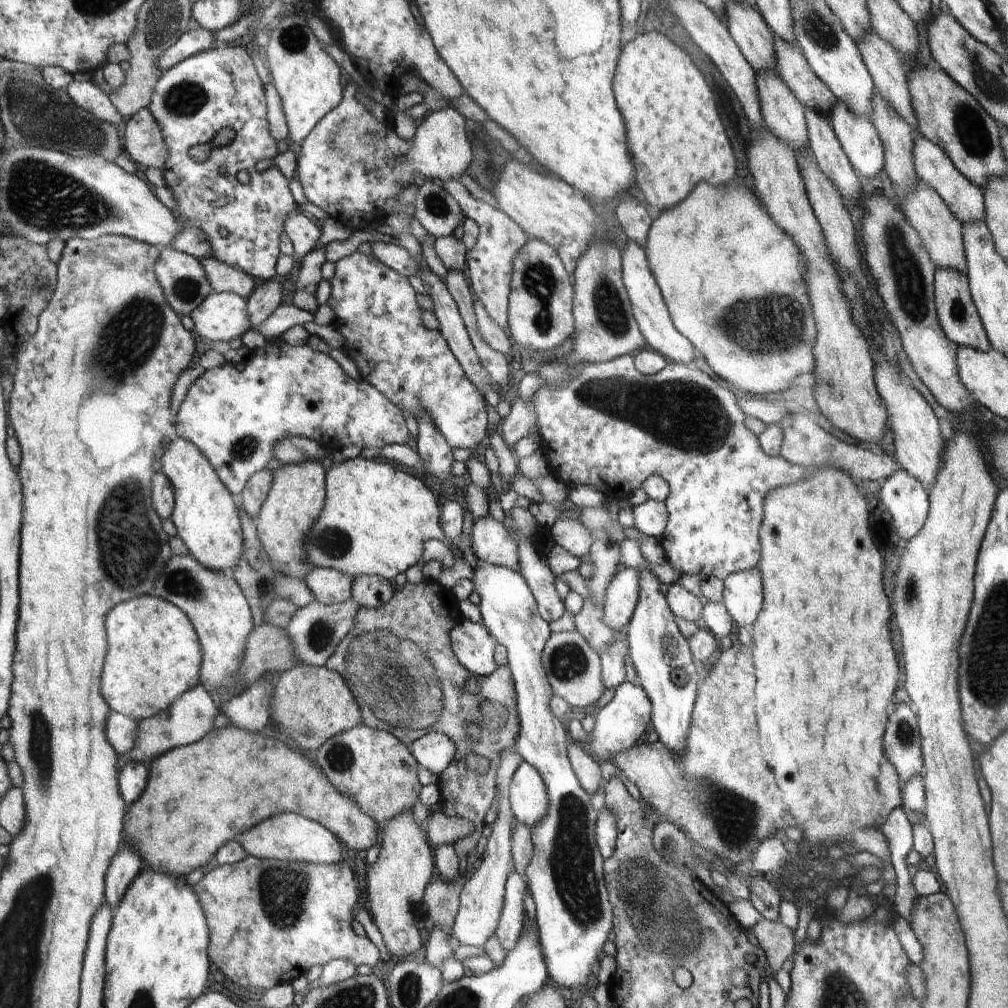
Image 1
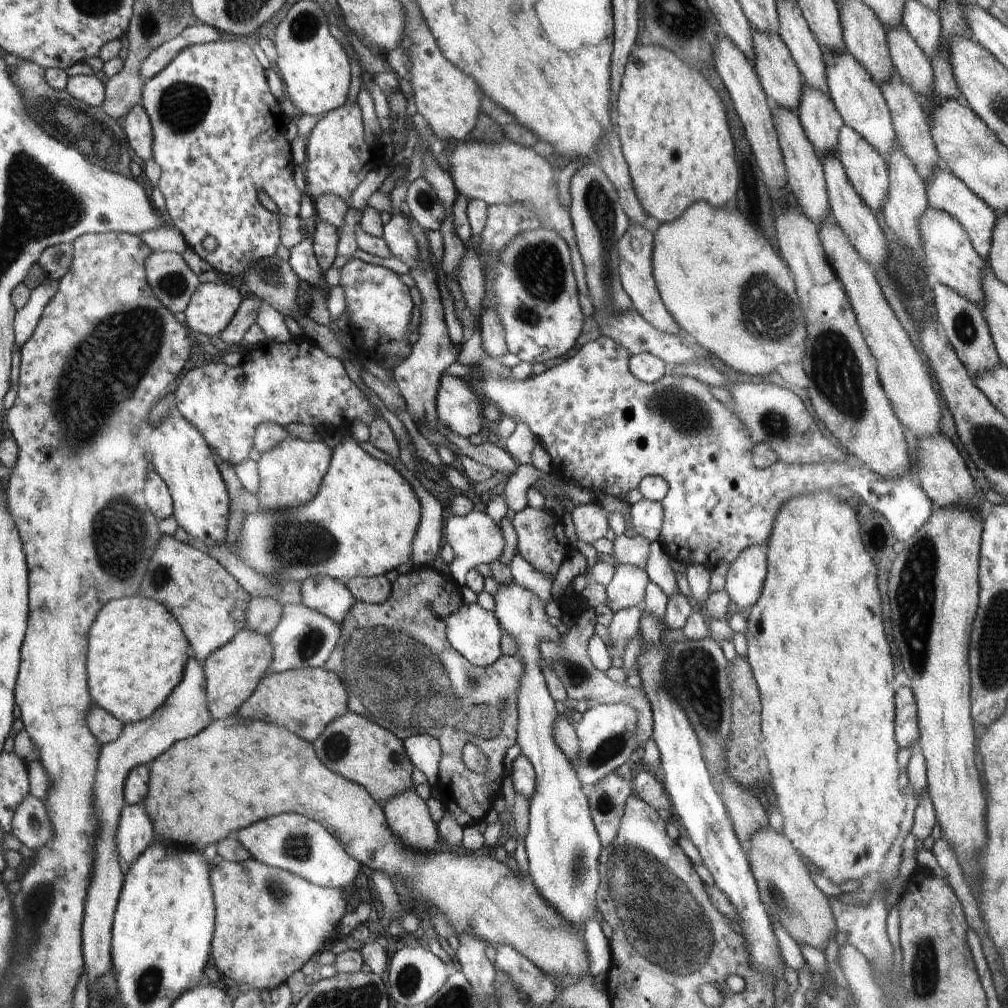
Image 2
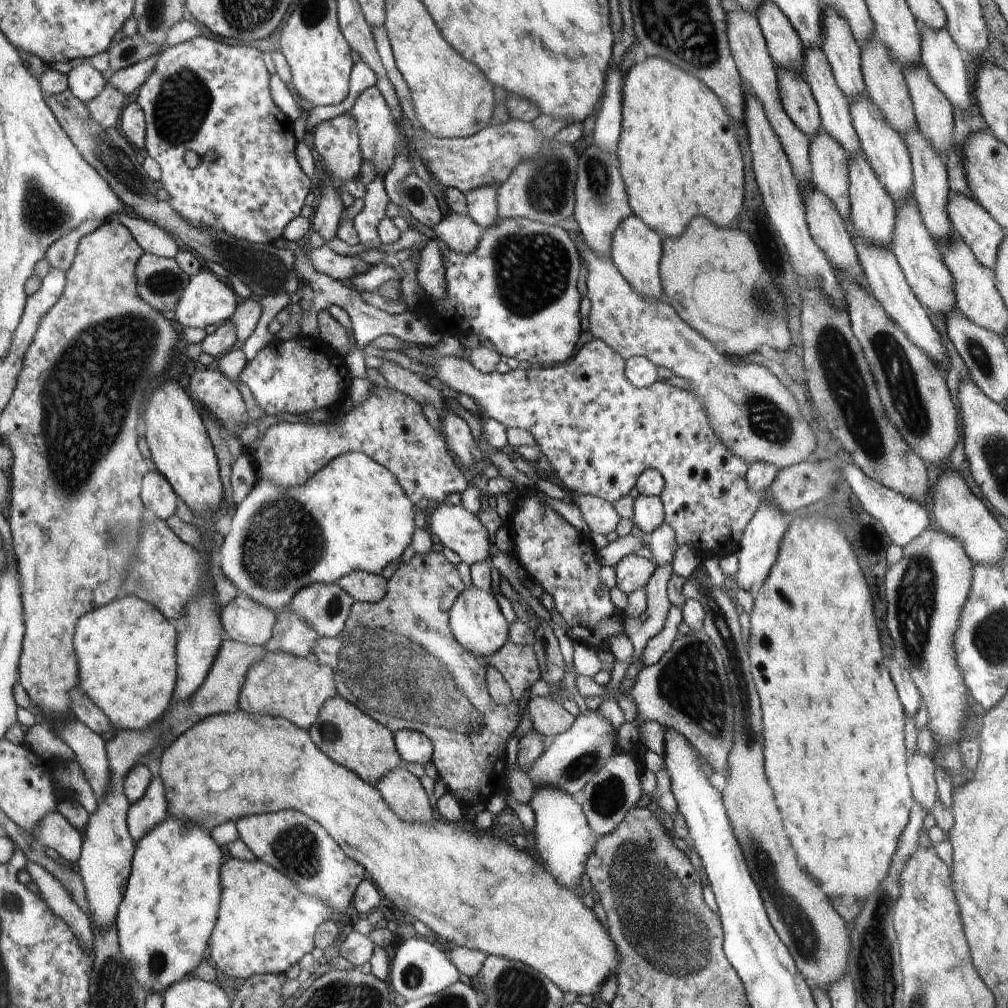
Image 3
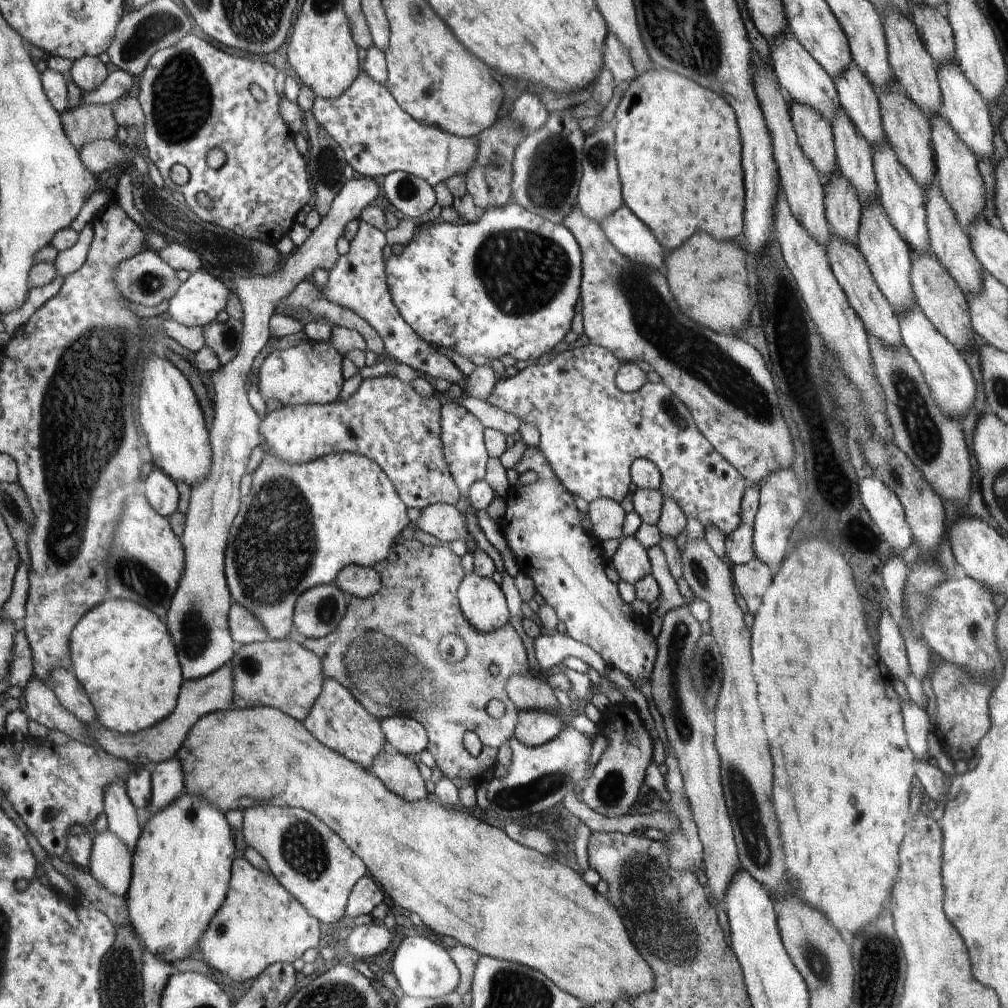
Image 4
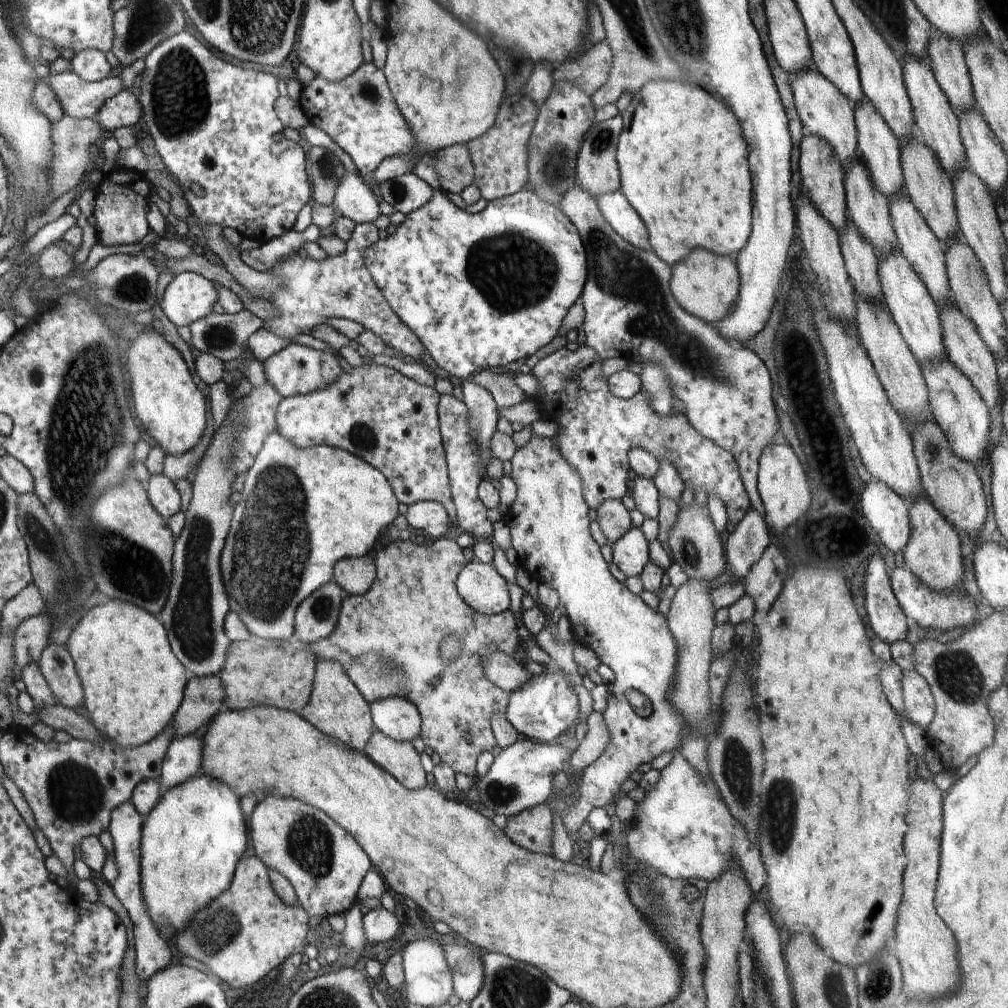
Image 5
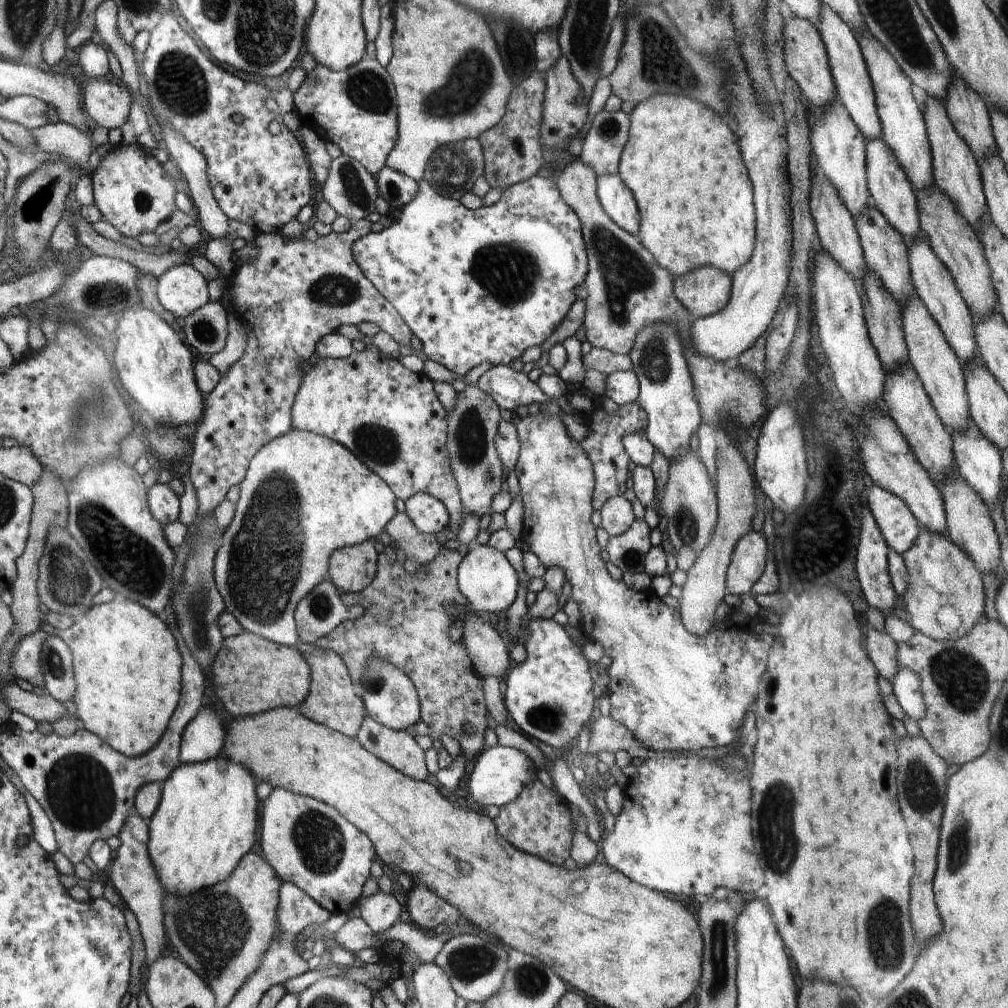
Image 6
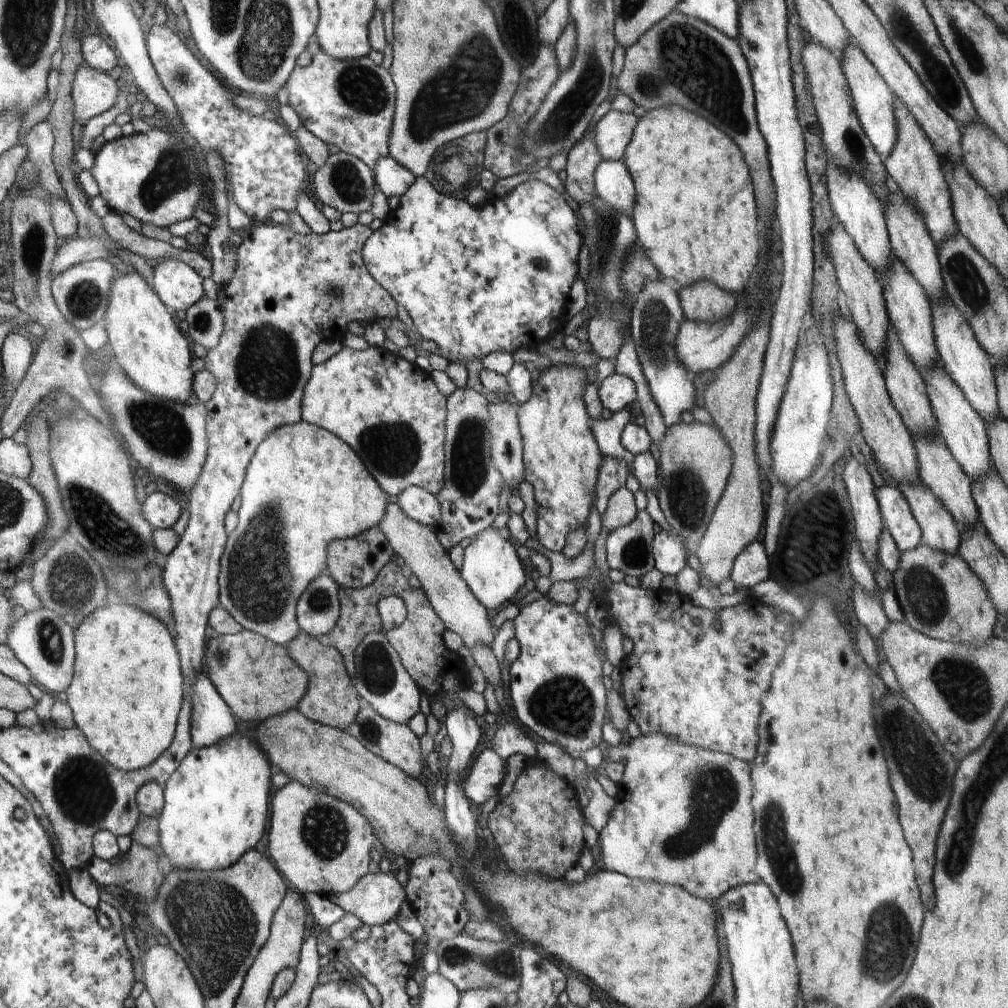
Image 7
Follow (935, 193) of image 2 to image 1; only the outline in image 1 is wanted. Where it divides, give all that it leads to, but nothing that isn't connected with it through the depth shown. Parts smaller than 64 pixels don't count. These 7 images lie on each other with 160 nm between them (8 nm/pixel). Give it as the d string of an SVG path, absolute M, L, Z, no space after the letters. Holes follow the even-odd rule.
M920 132L914 133L913 137L913 163L917 176L926 181L942 197L955 216L966 224L976 219L984 218L984 199L983 192L979 186L970 182L955 166L952 164L948 155L931 140L928 140Z

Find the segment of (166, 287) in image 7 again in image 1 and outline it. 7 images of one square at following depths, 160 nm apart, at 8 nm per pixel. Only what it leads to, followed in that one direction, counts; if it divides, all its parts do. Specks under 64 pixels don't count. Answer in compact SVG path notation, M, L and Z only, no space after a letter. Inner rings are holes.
M214 292L190 316L200 336L210 342L228 342L251 329L247 304L239 294Z

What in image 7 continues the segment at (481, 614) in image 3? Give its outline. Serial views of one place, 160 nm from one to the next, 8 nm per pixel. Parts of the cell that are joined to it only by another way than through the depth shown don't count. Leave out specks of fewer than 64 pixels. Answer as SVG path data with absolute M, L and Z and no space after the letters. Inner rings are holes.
M488 526L476 536L469 546L463 550L463 564L460 568L460 576L470 588L470 592L476 596L476 600L488 610L502 606L504 600L512 598L514 592L524 584L524 568L518 560L516 546L512 546L506 538L500 538L500 530L494 526Z

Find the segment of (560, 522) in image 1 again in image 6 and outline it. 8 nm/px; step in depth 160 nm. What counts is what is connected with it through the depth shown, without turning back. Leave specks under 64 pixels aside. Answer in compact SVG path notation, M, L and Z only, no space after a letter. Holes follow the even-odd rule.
M624 495L613 496L601 508L601 526L610 537L626 532L634 521L632 503Z

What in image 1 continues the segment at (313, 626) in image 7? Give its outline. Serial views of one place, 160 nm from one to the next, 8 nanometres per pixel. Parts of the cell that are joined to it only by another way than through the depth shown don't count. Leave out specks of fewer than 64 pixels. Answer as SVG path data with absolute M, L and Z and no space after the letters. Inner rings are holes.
M316 567L304 578L316 601L329 605L341 603L352 598L354 578L350 574Z

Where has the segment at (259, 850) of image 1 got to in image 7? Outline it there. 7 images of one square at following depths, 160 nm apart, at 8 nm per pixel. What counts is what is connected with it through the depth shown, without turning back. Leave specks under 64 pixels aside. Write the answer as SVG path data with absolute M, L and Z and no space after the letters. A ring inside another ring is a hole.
M288 782L276 792L270 812L270 858L300 893L328 896L332 892L349 892L368 874L374 832L366 818L350 804L322 790L316 792L298 782Z

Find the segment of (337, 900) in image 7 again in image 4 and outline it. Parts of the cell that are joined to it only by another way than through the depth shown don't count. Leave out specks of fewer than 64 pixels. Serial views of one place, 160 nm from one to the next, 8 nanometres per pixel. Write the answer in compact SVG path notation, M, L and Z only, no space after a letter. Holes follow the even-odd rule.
M373 922L356 925L354 929L346 932L343 944L352 956L368 958L376 956L388 948L392 938L393 930L386 926L376 925Z

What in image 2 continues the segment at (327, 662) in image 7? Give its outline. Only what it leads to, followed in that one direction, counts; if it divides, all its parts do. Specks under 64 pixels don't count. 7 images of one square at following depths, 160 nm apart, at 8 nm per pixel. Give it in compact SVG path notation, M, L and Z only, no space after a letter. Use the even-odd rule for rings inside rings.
M348 711L323 731L313 743L325 765L349 781L362 785L378 804L396 799L412 786L414 765L404 750L404 741L382 725Z

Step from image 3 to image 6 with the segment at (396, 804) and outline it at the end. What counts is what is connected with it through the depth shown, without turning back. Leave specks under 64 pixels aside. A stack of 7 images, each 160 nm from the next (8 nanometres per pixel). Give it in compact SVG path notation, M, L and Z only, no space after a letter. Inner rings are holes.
M367 717L357 736L374 756L393 766L411 779L426 781L424 752L406 729L395 731Z

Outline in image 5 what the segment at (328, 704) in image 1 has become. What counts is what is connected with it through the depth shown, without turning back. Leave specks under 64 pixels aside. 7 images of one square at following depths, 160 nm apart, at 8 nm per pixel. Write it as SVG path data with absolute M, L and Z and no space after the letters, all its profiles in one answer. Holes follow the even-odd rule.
M254 637L249 641L232 641L227 662L218 673L225 686L228 710L266 705L300 714L312 698L317 668L317 658L309 658L304 646L305 643L295 637L288 640ZM246 672L250 672L250 678L238 678Z

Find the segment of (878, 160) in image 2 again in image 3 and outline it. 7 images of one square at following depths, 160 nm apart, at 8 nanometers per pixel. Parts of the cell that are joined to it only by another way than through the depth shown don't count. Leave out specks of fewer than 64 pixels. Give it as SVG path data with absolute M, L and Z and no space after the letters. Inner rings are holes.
M858 151L851 159L848 159L848 167L849 197L852 201L849 216L853 219L850 222L854 226L854 231L873 243L891 247L897 212L894 198L881 183L880 177L872 168L864 151Z

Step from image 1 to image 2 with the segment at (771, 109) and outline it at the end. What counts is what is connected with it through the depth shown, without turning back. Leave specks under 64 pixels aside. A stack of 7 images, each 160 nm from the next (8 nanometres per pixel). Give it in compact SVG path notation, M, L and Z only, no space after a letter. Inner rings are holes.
M771 104L771 106L776 119L777 136L780 138L781 151L784 153L785 169L788 173L786 182L796 198L796 204L820 227L824 221L830 220L832 211L832 206L829 204L828 185L825 181L824 164L822 164L814 144L807 137L798 112L776 104Z

